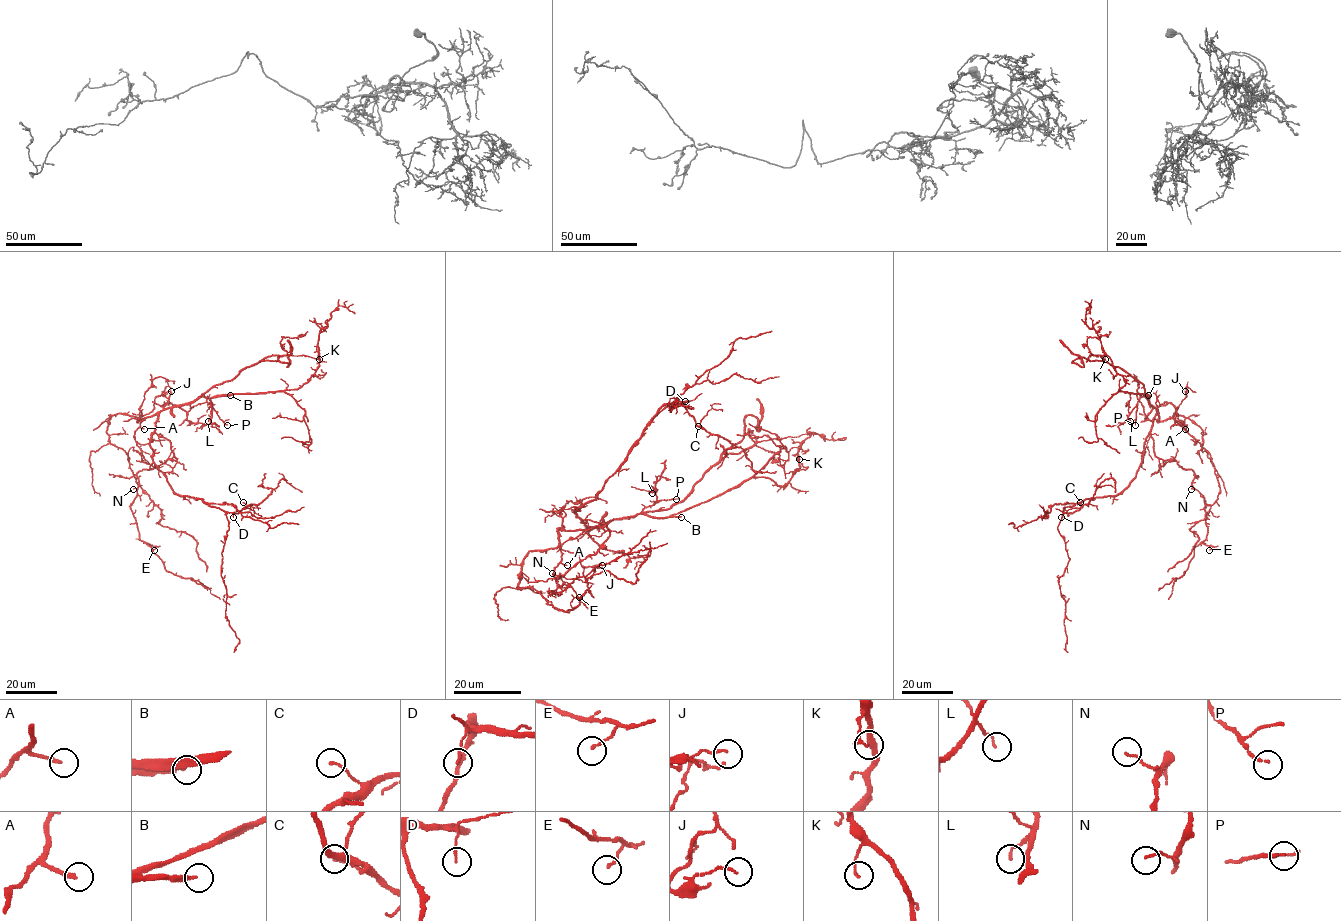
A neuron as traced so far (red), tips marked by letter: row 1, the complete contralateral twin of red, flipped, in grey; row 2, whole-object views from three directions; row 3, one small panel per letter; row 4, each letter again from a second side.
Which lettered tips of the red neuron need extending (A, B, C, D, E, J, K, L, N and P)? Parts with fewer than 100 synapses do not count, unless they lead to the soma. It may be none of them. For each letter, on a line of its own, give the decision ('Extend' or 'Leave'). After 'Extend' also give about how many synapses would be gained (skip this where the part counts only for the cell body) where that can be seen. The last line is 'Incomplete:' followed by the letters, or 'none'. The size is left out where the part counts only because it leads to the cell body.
A: Leave
B: Extend. Roughly 200 synapses
C: Leave
D: Leave
E: Leave
J: Leave
K: Leave
L: Leave
N: Leave
P: Leave
Incomplete: B

